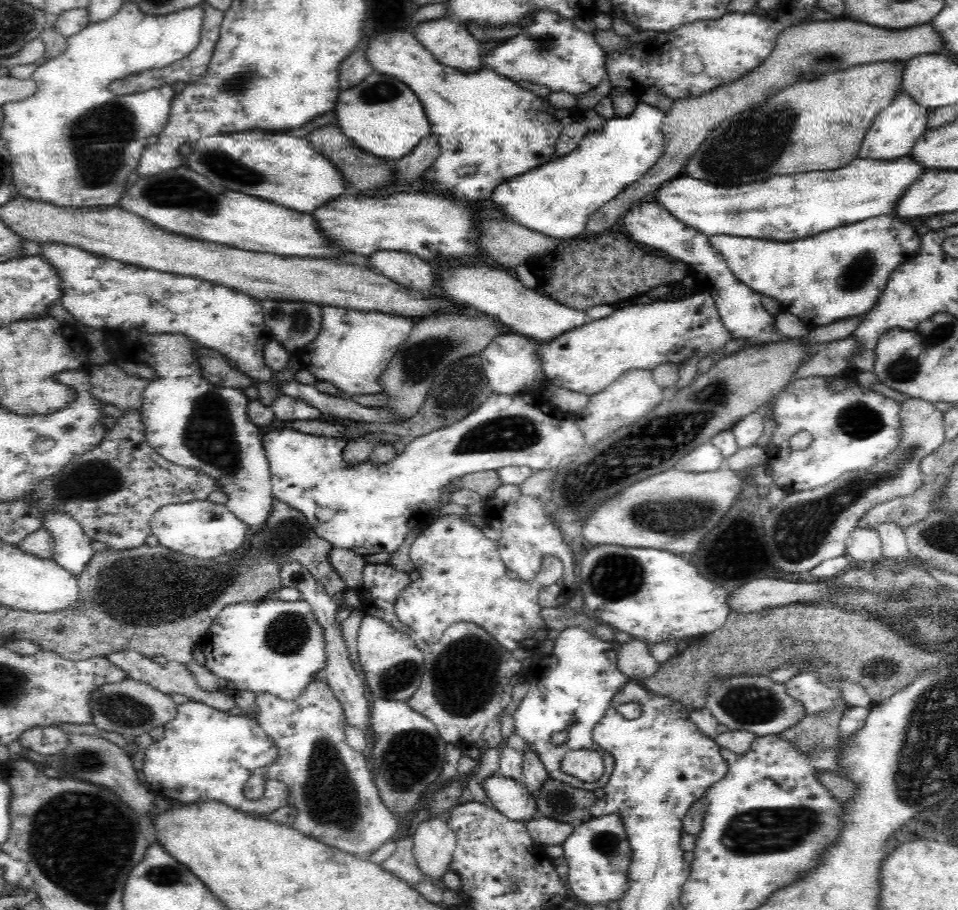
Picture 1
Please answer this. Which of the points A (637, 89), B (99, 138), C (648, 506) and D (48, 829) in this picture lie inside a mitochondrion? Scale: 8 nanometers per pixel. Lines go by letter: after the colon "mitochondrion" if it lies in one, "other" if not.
A: other
B: mitochondrion
C: mitochondrion
D: mitochondrion

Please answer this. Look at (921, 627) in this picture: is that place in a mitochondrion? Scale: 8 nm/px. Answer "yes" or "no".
yes

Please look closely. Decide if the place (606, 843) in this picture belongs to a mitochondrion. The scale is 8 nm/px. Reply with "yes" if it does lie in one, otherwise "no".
yes

